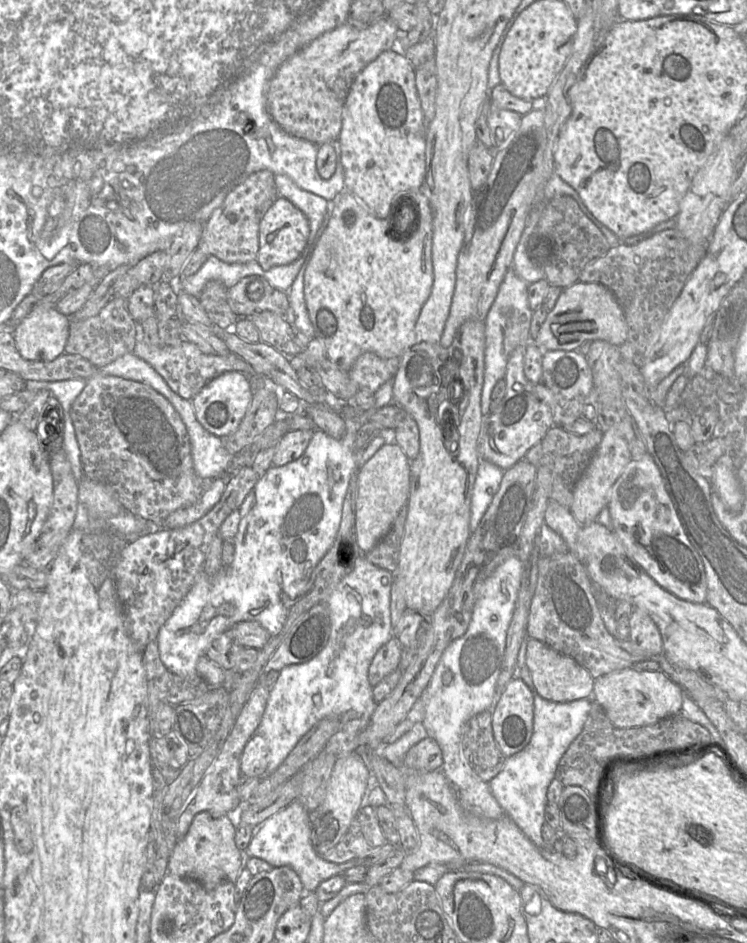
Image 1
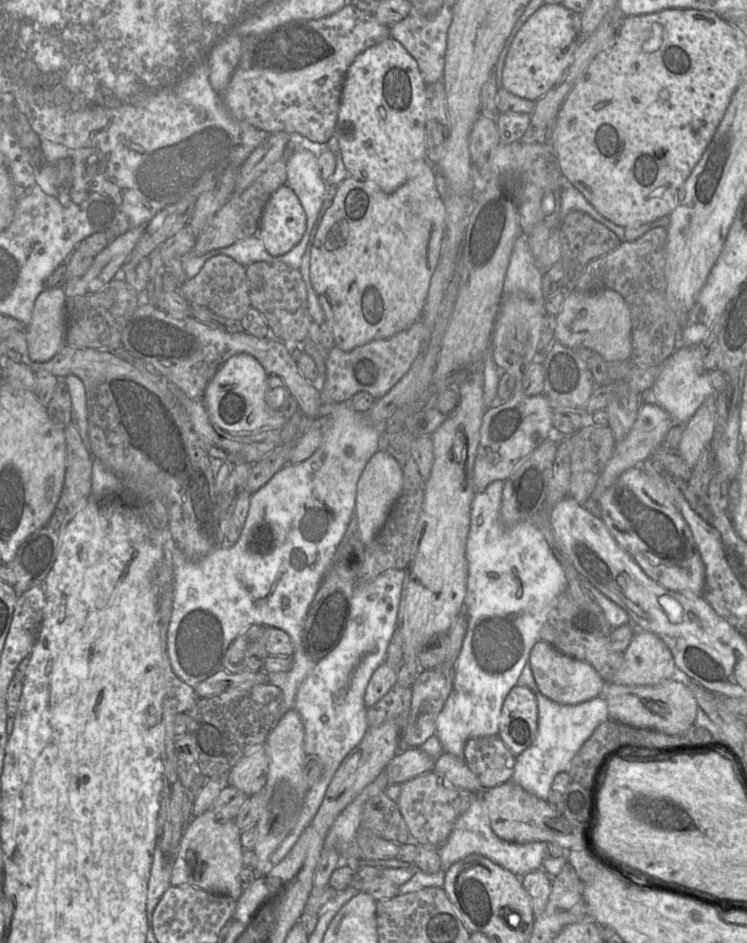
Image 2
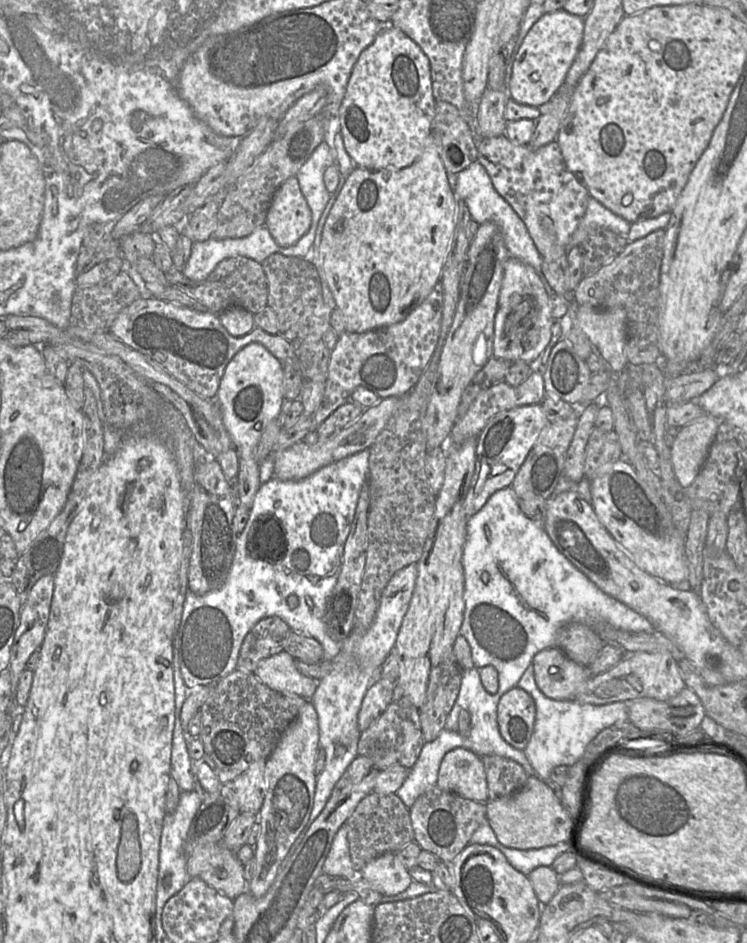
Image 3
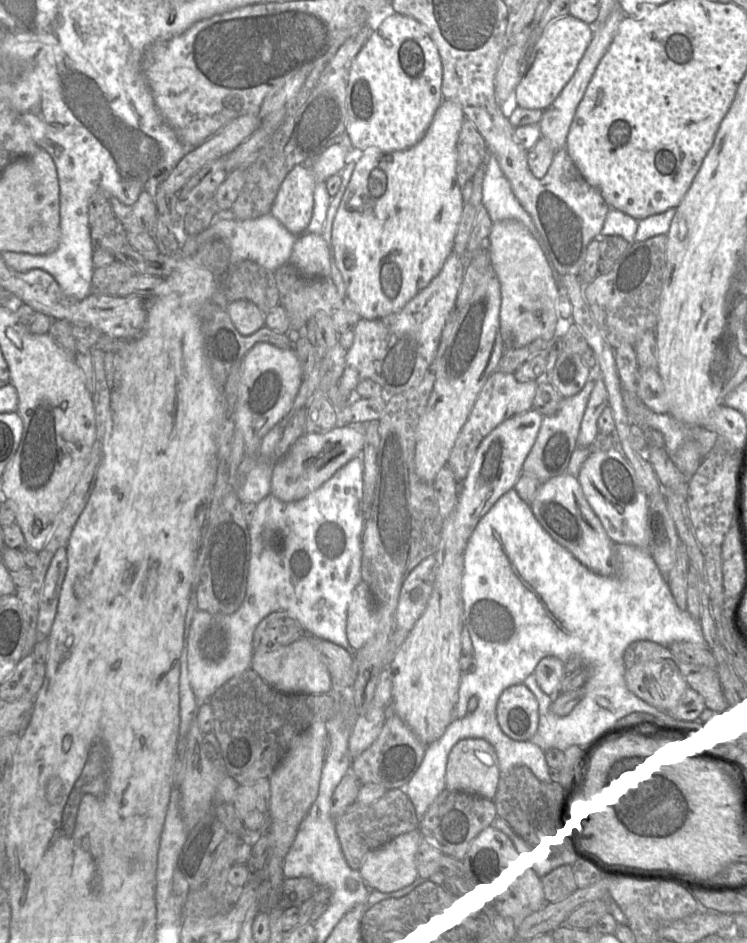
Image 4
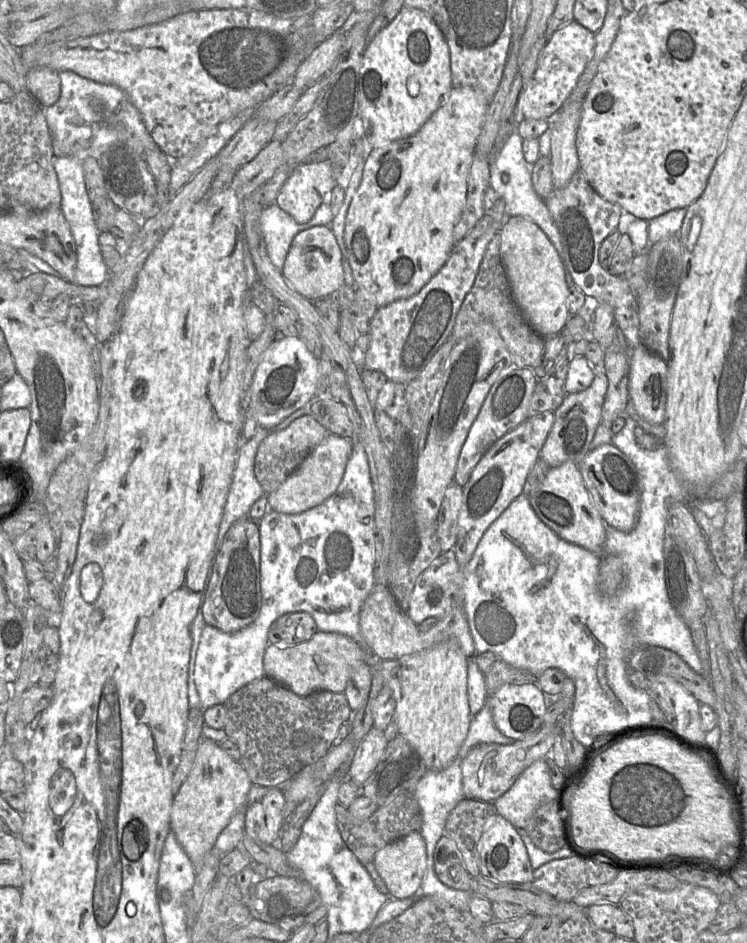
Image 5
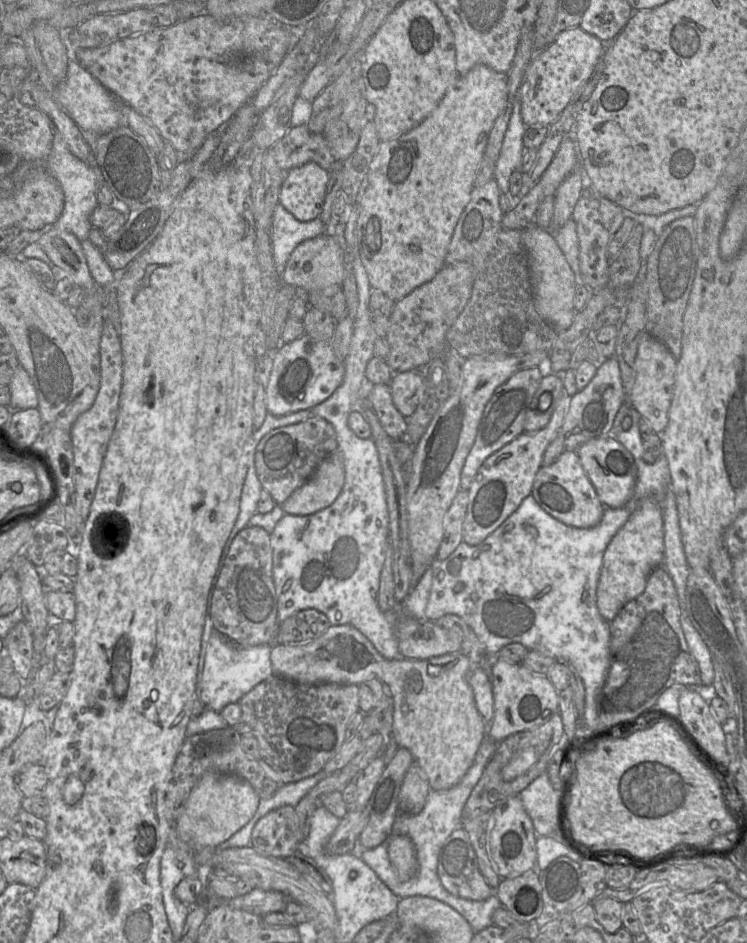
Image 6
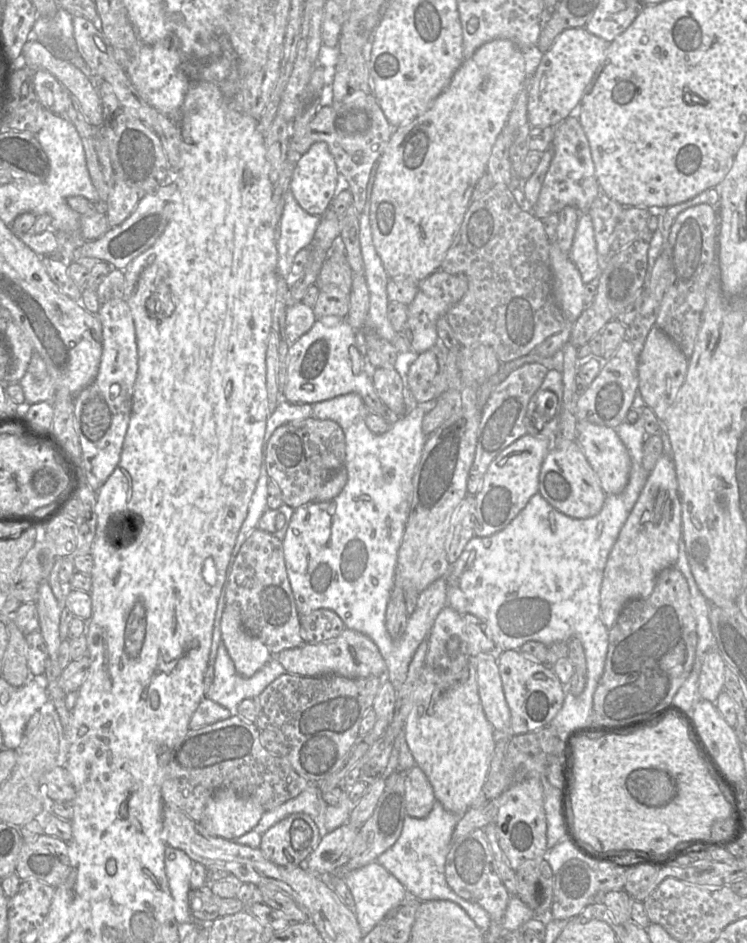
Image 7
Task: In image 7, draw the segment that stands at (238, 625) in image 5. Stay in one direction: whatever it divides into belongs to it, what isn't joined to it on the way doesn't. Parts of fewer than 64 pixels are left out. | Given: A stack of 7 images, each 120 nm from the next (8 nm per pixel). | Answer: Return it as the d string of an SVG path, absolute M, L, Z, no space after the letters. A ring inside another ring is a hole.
M256 529L241 546L225 588L225 605L235 607L245 630L258 638L272 653L305 644L301 636L301 615L288 579L281 540Z

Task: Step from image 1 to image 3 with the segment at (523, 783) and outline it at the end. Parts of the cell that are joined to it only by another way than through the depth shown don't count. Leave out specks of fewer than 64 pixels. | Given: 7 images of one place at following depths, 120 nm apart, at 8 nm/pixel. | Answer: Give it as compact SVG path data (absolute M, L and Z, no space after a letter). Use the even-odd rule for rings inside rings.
M532 664L528 666L518 681L517 686L528 692L536 704L534 730L529 743L524 749L524 753L535 770L536 776L544 781L549 780L549 775L555 767L560 765L572 766L581 760L587 745L603 729L617 722L629 721L628 714L622 714L621 717L614 719L611 723L598 729L589 739L588 736L581 737L581 730L586 730L586 728L581 728L580 721L585 720L586 717L594 716L594 713L591 712L584 713L584 708L591 709L589 706L592 704L579 703L575 700L557 701L546 697L536 685Z

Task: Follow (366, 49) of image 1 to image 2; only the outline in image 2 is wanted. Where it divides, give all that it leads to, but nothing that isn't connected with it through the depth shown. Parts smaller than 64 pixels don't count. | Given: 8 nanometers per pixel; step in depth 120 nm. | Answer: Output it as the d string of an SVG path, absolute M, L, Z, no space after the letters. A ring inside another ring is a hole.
M347 3L339 11L319 19L296 20L277 26L274 30L253 40L243 51L241 59L225 90L225 105L232 117L237 121L246 123L268 134L286 132L291 135L297 133L305 137L309 142L326 144L330 137L334 135L342 96L342 87L350 65L360 53L389 37L391 37L390 26L382 24L373 14L362 11L354 3Z

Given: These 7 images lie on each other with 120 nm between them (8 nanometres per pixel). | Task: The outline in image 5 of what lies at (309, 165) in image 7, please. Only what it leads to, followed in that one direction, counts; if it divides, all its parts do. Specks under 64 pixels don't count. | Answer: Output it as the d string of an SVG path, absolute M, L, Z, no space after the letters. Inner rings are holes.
M329 161L304 162L289 175L280 189L276 204L296 222L306 223L322 203L329 203L336 184Z

